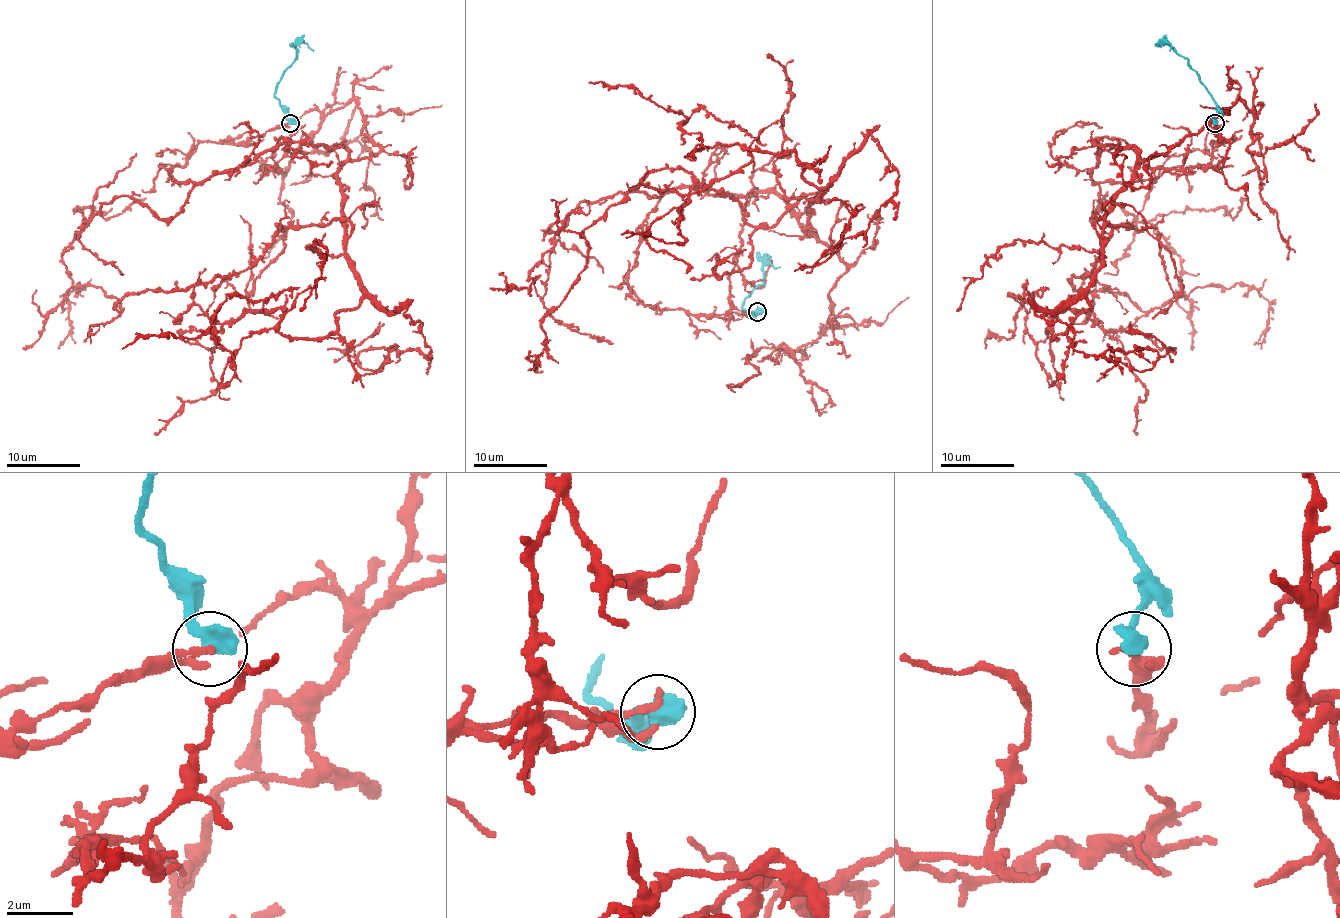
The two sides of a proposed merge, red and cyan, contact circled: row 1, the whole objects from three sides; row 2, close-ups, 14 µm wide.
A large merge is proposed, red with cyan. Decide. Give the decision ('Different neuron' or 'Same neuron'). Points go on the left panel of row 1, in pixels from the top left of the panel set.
Different neuron

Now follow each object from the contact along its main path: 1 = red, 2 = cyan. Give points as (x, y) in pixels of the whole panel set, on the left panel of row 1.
1: (290, 123), (161, 168), (339, 145), (339, 217), (120, 312), (78, 284), (59, 348)
2: (290, 123), (275, 96), (275, 86), (282, 72), (295, 59), (295, 46), (299, 42), (314, 51)

